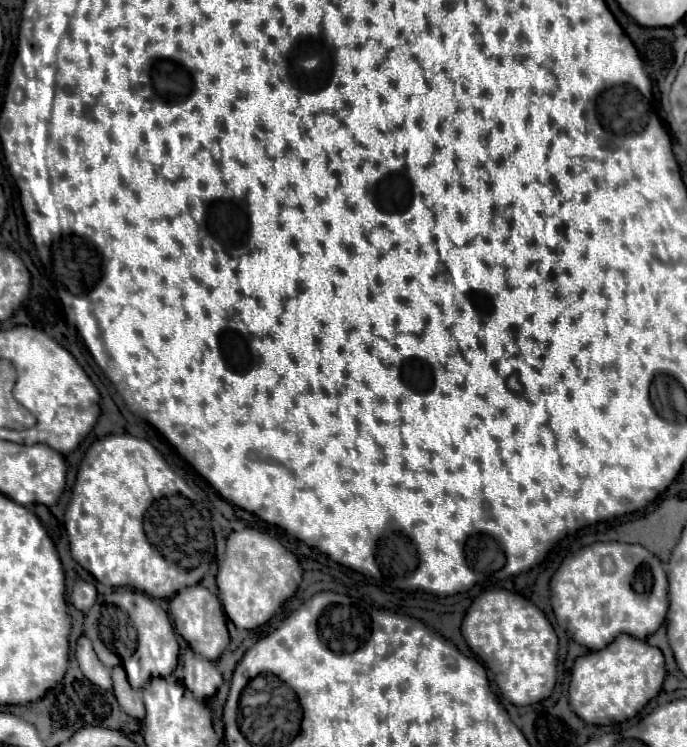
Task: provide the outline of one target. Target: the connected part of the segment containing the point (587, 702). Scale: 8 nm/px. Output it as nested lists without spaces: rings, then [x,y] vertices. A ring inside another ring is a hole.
[[[630,634],[618,636],[604,650],[588,652],[574,662],[568,698],[572,710],[590,724],[606,726],[622,722],[640,712],[654,696],[658,696],[666,678],[666,664],[660,648],[648,646]]]

